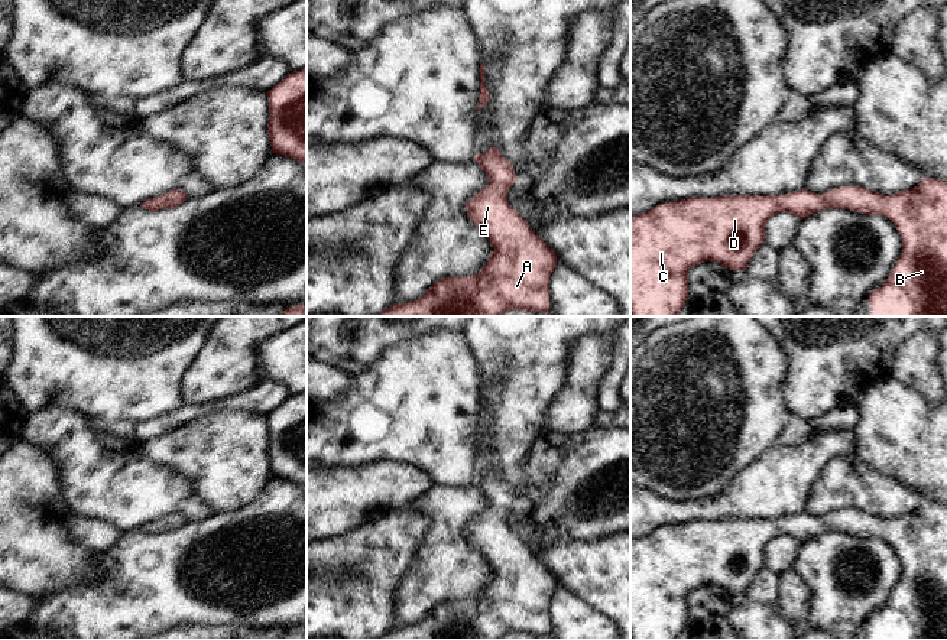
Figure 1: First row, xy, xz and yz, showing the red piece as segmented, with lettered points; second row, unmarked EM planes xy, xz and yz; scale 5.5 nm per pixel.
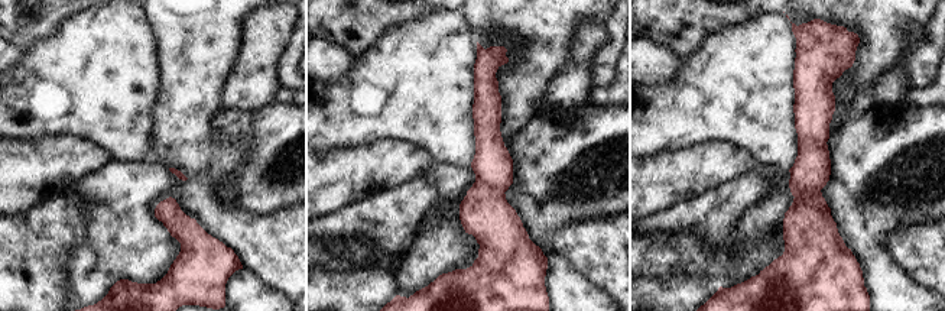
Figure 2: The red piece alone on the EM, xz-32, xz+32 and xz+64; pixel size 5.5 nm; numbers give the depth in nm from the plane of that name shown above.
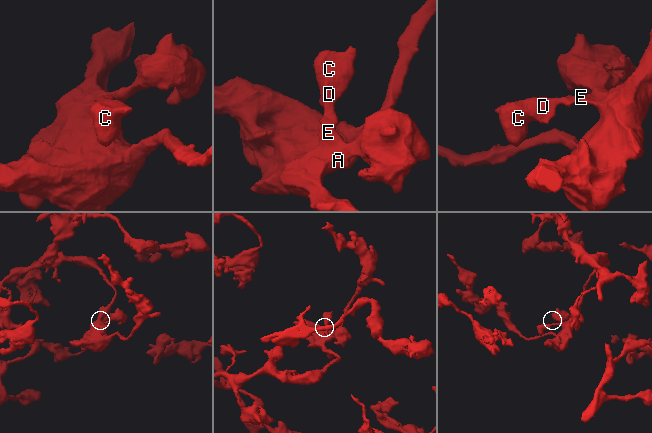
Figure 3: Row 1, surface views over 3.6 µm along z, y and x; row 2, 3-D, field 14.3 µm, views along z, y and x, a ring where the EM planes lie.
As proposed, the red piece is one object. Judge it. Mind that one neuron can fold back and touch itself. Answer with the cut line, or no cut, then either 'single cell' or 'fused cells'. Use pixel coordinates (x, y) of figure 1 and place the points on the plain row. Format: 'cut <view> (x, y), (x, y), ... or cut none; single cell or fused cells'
cut none; single cell

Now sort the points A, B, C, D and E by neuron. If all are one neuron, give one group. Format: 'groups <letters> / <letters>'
groups A B C D E

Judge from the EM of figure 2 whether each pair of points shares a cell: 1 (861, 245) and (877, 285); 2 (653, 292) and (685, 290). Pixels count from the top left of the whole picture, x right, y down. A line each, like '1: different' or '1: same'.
1: same
2: same

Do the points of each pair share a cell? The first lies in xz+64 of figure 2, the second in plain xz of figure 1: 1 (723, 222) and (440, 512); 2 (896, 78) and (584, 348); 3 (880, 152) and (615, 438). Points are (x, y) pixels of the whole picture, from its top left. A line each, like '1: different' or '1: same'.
1: different
2: same
3: same

